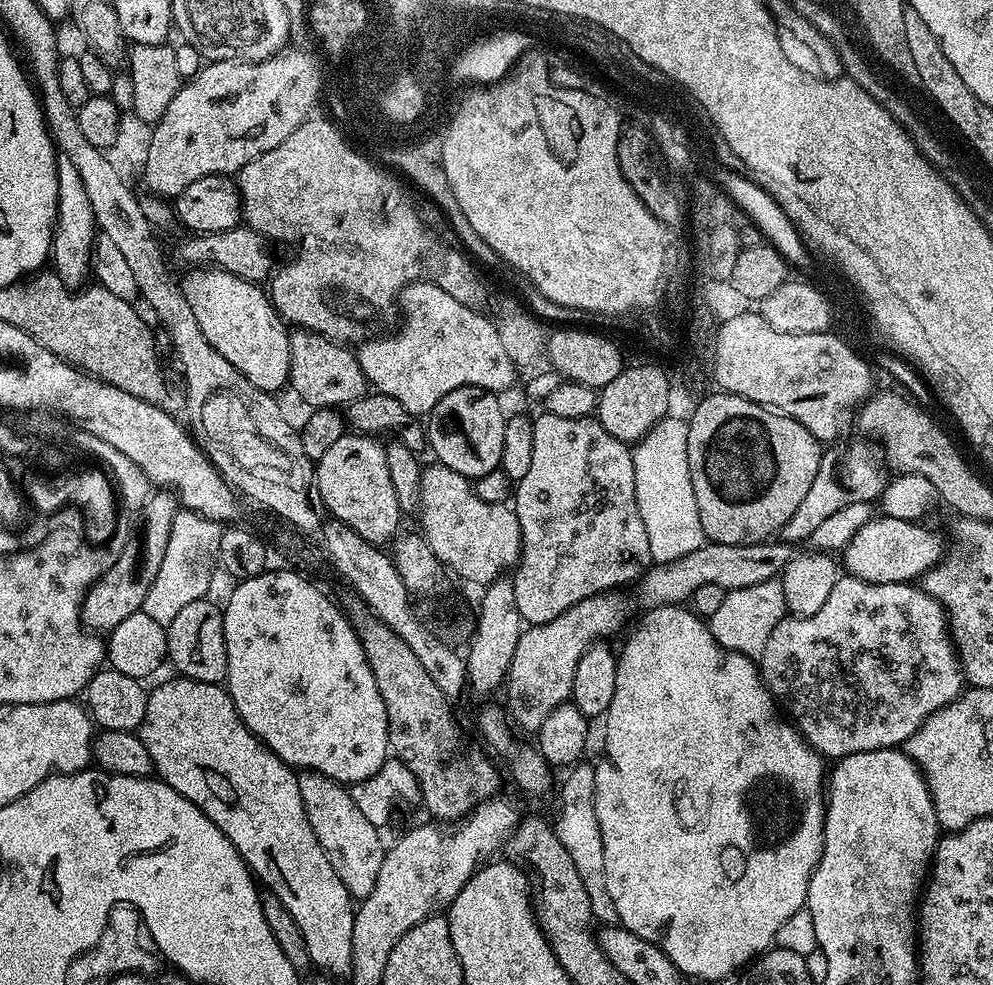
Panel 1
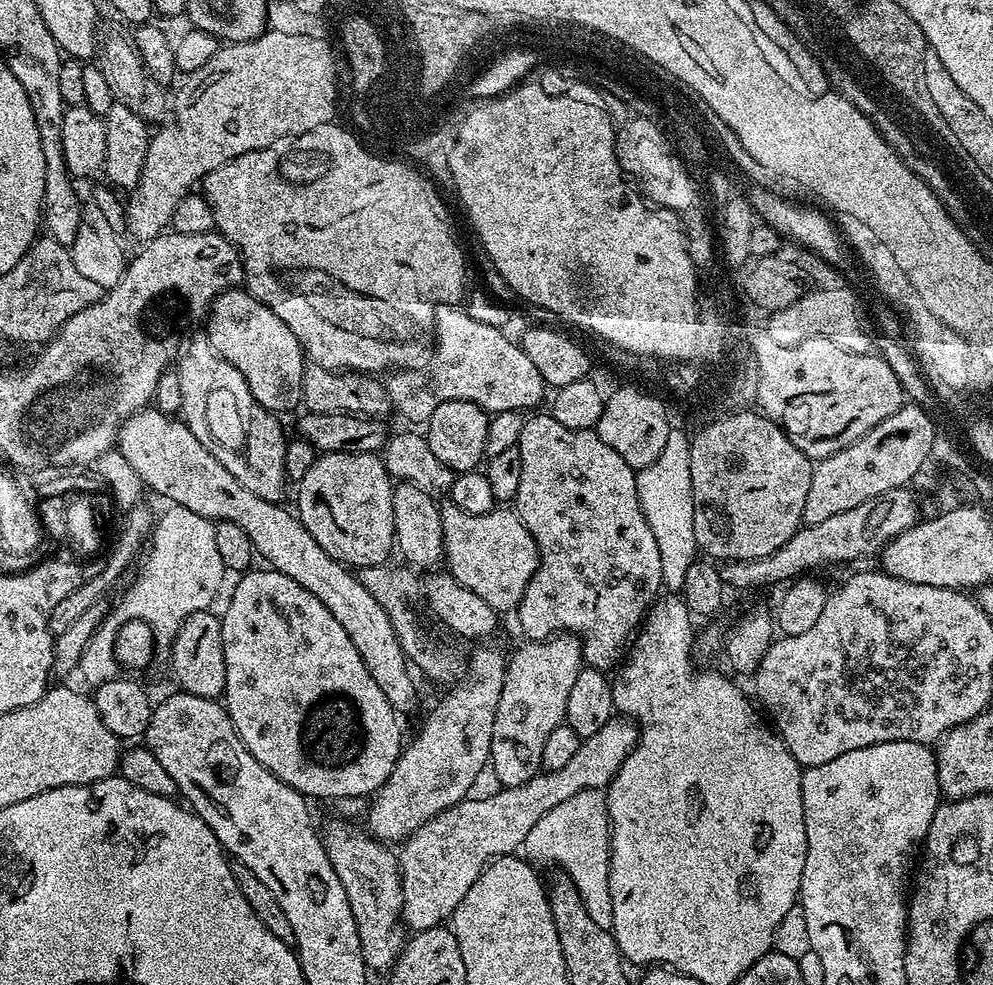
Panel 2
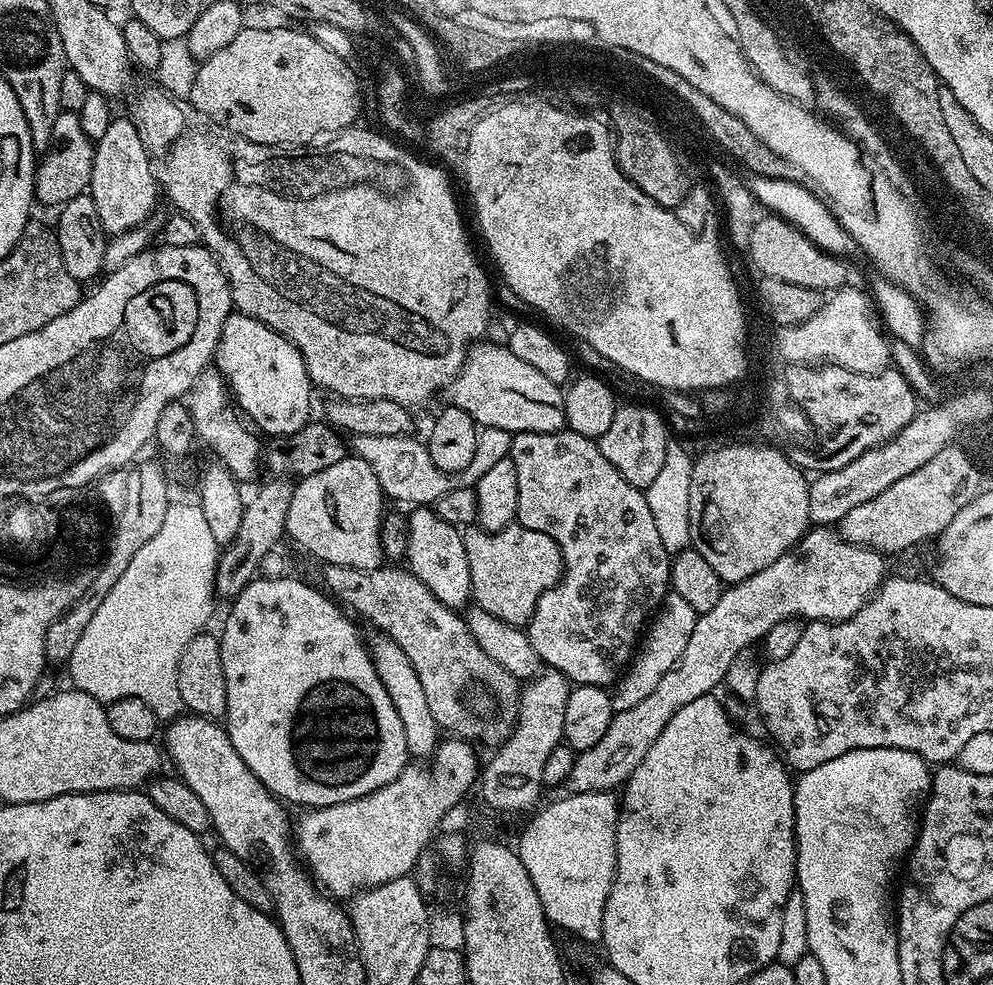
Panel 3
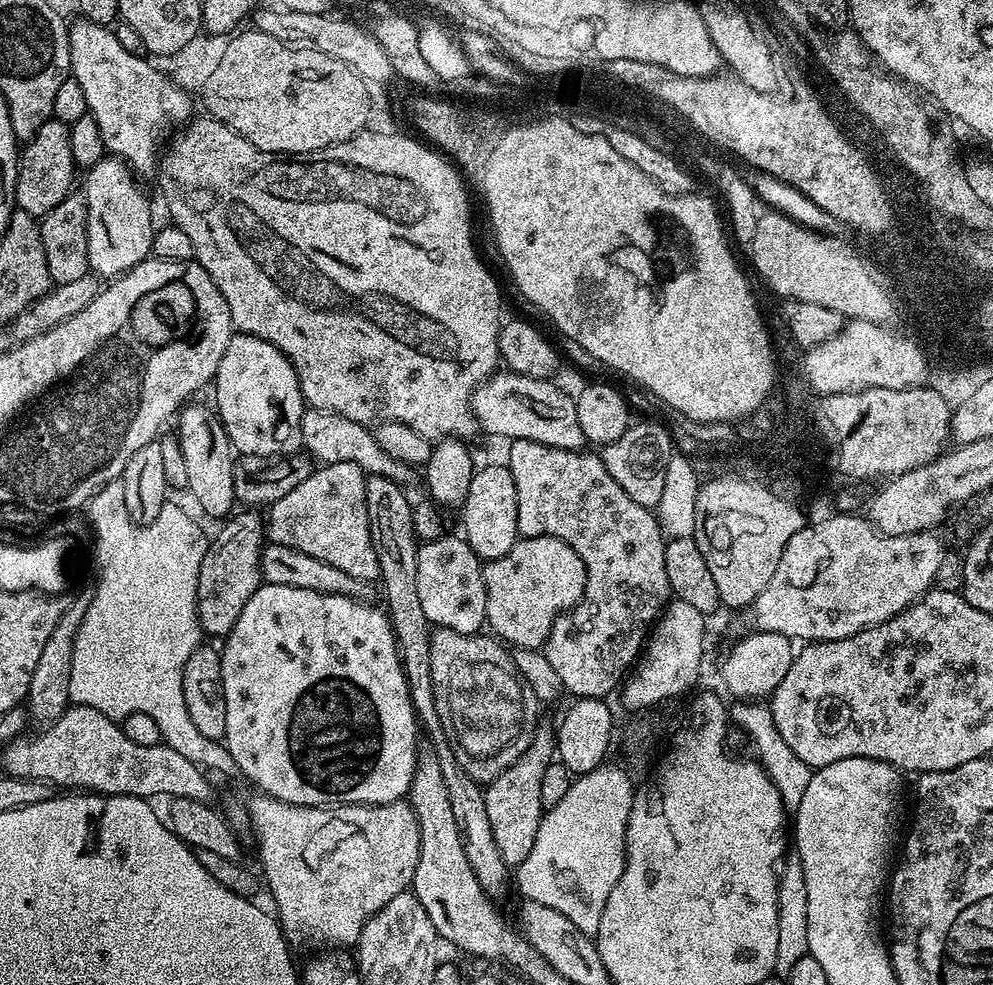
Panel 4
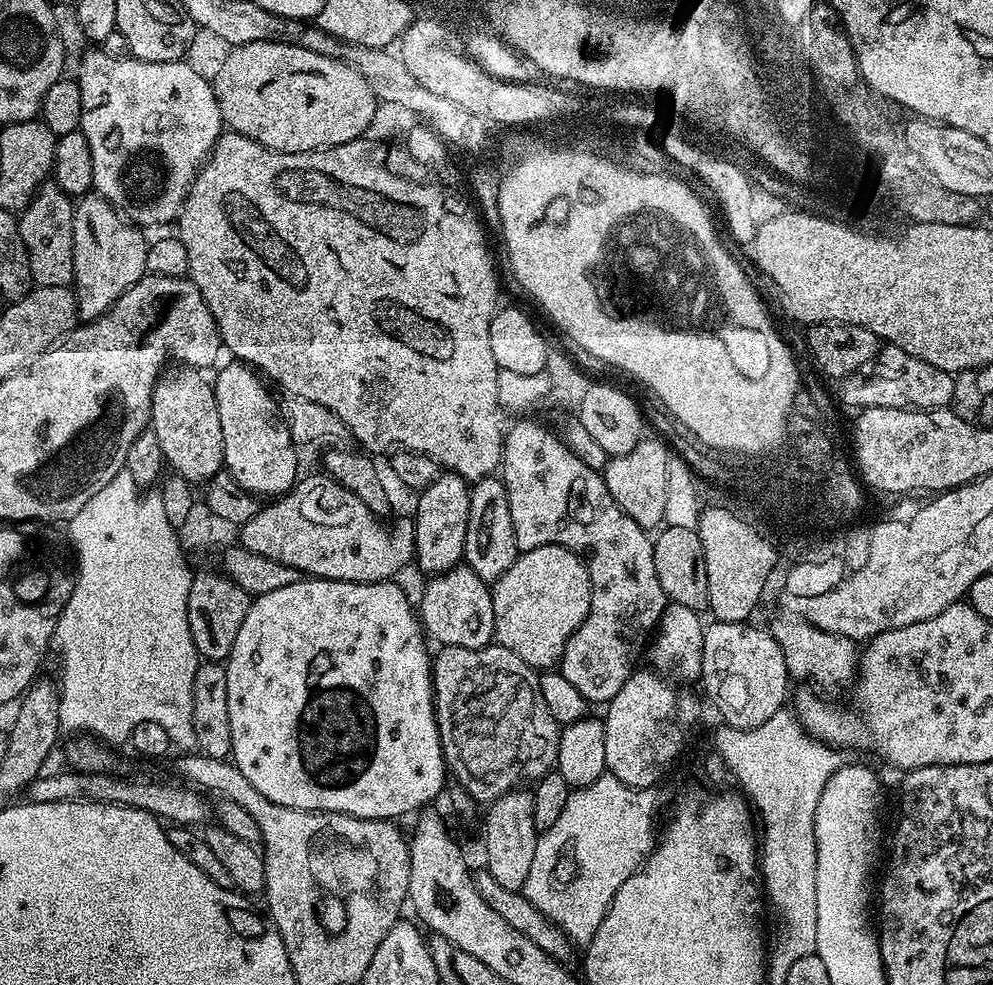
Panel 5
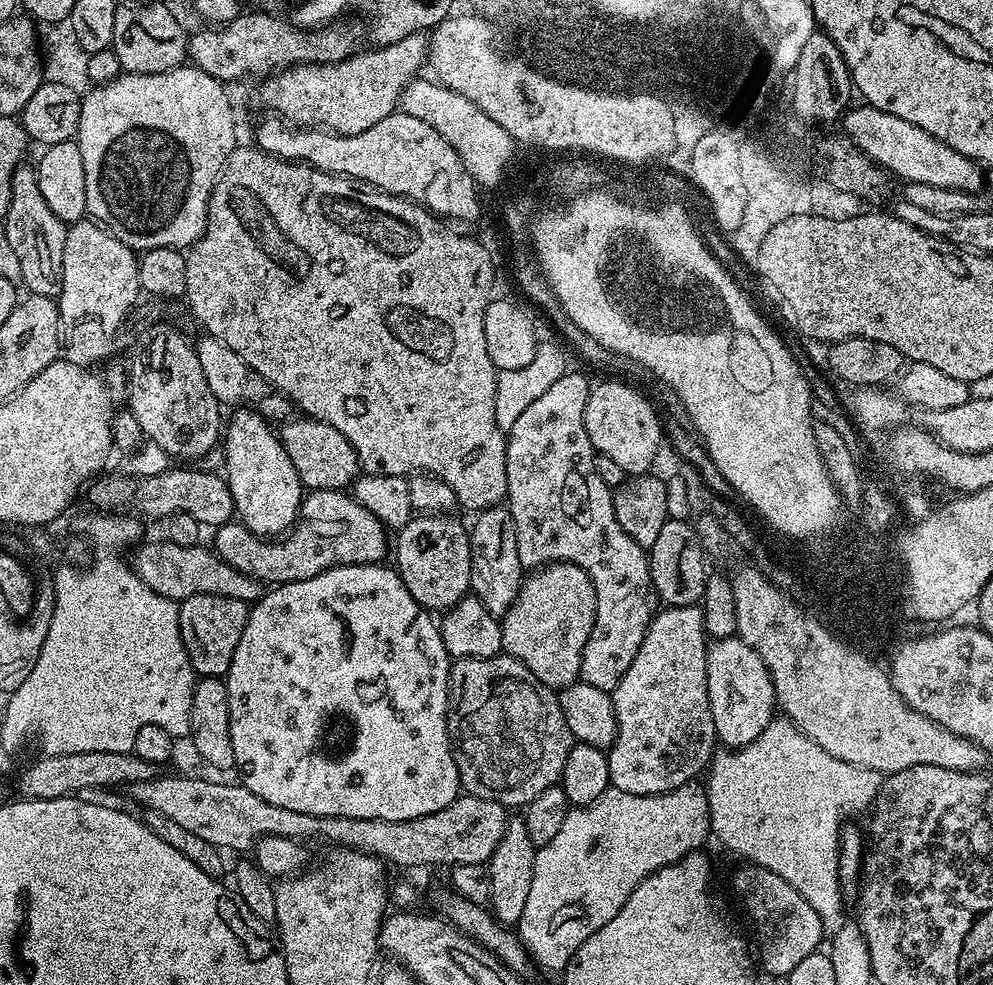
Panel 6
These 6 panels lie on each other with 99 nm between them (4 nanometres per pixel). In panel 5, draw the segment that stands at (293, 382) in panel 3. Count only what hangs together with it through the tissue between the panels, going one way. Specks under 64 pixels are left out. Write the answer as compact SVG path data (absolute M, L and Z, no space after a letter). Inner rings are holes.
M243 362L231 363L217 374L216 380L214 376L218 419L222 422L224 468L243 491L257 498L279 498L292 491L298 479L297 445L282 427L281 405L276 405L273 389L265 383L261 373Z

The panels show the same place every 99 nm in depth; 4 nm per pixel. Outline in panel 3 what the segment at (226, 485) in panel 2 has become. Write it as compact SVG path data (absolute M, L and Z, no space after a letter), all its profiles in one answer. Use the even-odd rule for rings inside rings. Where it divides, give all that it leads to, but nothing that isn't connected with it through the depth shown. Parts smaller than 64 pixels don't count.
M376 630L369 633L366 636L366 647L374 662L374 670L378 670L378 678L382 678L382 686L386 686L386 694L390 694L390 702L394 702L394 710L398 710L398 719L402 721L402 730L406 733L409 757L431 757L442 738L442 729L434 718L434 713L430 711L426 693L422 690L422 682L418 674L414 674L414 666L410 666L406 650L402 650L402 646L394 642L394 638Z

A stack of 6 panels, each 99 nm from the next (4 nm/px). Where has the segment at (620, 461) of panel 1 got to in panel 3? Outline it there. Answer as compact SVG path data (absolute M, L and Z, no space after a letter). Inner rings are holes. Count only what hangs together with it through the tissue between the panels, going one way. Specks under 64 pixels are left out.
M561 430L558 432L518 432L512 437L512 451L510 458L518 470L518 510L516 520L523 528L538 530L550 538L560 548L560 553L564 559L564 574L559 584L554 585L550 590L538 598L534 606L532 617L529 618L526 631L530 638L530 646L534 646L534 654L538 654L541 665L547 666L553 672L560 672L573 685L585 684L586 686L615 685L618 677L625 671L626 665L634 655L634 649L649 623L650 617L664 603L664 597L670 591L670 581L672 579L672 562L666 546L662 546L662 538L658 538L658 530L654 523L654 514L650 514L650 502L647 495L641 489L630 486L610 462L602 455L599 443L591 436L583 436L571 430Z

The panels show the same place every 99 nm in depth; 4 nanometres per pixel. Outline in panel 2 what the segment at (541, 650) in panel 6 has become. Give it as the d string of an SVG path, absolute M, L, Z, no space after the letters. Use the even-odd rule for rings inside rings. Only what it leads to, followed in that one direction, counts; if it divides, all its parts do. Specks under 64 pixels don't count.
M440 504L444 560L447 571L462 586L474 590L482 602L497 612L513 611L519 604L530 578L540 564L540 551L526 526L515 511L493 510L486 514L463 512L456 504Z

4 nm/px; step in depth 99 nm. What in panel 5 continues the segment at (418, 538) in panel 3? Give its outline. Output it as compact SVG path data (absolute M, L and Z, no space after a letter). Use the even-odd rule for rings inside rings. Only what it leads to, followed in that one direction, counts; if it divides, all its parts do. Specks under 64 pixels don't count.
M467 566L451 568L448 572L433 575L429 580L432 581L425 586L424 593L420 596L420 604L418 600L418 619L425 633L431 639L433 636L437 640L437 645L445 648L458 646L478 650L493 643L495 637L494 602L491 587L485 580L478 578L478 574L474 574L474 570L470 570Z

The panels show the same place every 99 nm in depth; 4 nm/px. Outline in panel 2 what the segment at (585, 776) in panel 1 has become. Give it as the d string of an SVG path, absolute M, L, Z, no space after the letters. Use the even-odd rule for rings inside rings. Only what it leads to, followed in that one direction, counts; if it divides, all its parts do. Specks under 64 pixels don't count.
M582 790L574 798L566 798L554 810L542 814L534 830L526 834L522 852L529 861L540 864L557 864L559 871L570 877L590 918L598 926L611 929L612 903L610 902L610 825L608 822L608 801L601 790Z

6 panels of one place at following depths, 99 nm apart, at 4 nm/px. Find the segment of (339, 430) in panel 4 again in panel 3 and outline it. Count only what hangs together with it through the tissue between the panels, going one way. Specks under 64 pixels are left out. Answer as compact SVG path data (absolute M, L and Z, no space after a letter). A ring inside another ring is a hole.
M480 428L476 434L474 458L468 465L457 472L443 472L434 466L434 458L430 458L427 443L418 441L412 434L402 436L352 436L350 448L353 453L372 471L376 484L392 500L407 506L432 506L448 491L458 487L475 489L478 478L486 474L497 462L509 459L512 451L513 433L497 428Z

